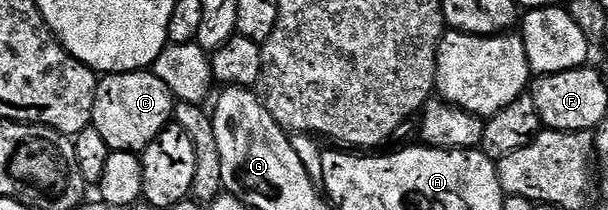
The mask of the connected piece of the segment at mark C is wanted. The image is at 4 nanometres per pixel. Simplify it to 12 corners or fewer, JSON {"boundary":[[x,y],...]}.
{"boundary":[[151,70],[108,73],[94,129],[109,152],[143,152],[173,122]]}

